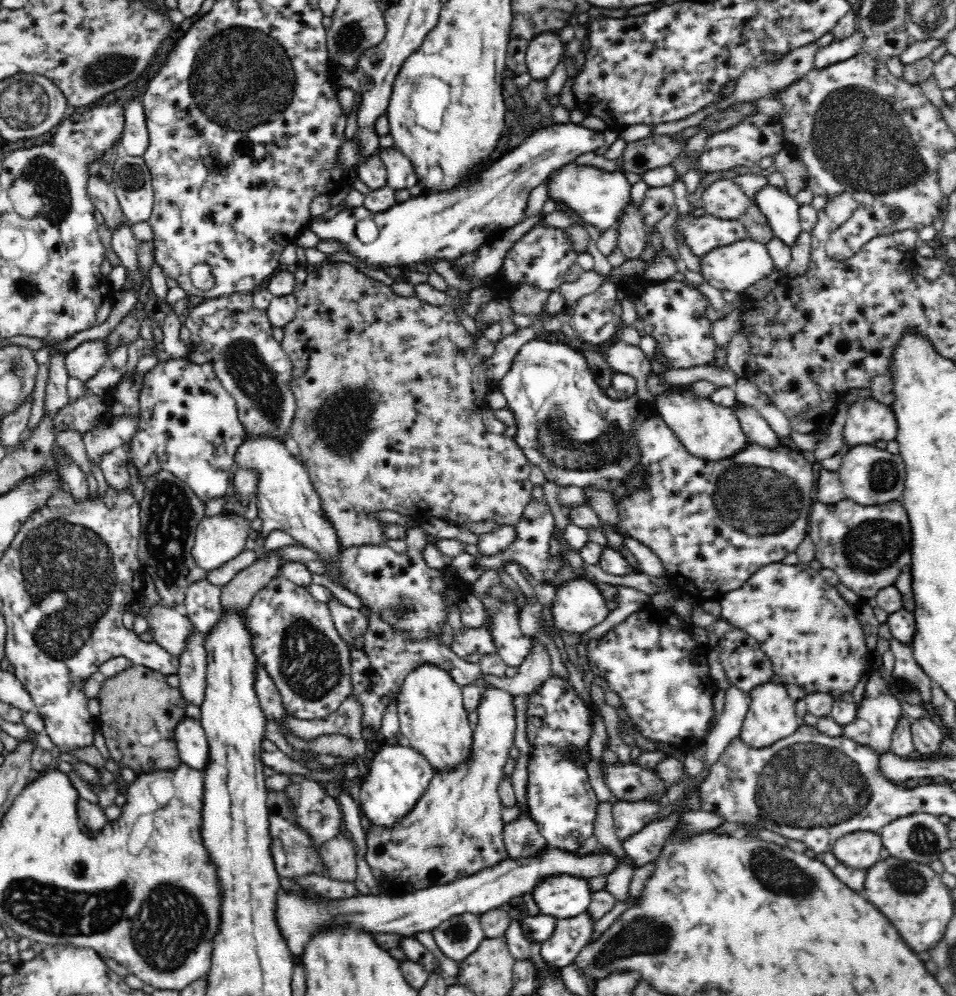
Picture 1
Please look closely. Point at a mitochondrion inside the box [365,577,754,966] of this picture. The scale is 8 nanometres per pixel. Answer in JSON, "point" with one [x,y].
{"point":[652,934]}

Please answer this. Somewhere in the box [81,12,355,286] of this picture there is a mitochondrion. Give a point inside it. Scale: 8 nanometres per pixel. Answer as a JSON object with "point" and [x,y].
{"point":[244,78]}

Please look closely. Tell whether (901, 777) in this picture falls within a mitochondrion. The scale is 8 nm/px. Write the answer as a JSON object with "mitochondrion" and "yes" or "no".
{"mitochondrion":"no"}

